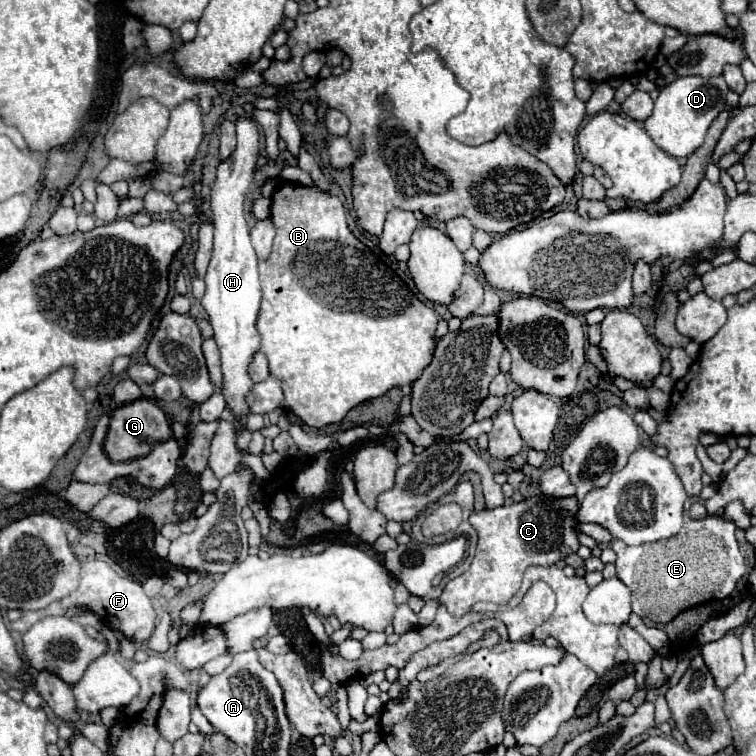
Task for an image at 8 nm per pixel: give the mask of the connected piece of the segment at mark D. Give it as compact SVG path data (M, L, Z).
M682 76L676 78L668 88L664 88L654 102L654 112L646 118L644 128L650 138L670 156L690 156L704 142L706 130L718 118L718 114L726 108L728 84L724 76L704 78L704 76Z

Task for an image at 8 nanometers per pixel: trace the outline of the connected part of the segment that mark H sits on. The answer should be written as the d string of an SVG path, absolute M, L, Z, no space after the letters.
M240 118L236 122L236 136L238 136L238 146L236 152L226 160L220 162L216 182L212 188L212 216L214 216L214 250L212 250L212 260L208 264L206 272L206 294L202 298L202 306L208 314L208 320L214 328L214 340L220 348L222 356L222 394L226 398L228 410L234 414L234 428L236 432L240 428L246 428L246 420L250 416L250 406L248 406L248 394L254 388L254 382L248 374L250 362L254 360L254 354L260 350L260 332L256 328L258 320L258 310L260 310L260 280L258 280L258 258L250 242L250 230L244 220L244 194L252 182L254 176L254 166L258 160L258 128L252 120Z

